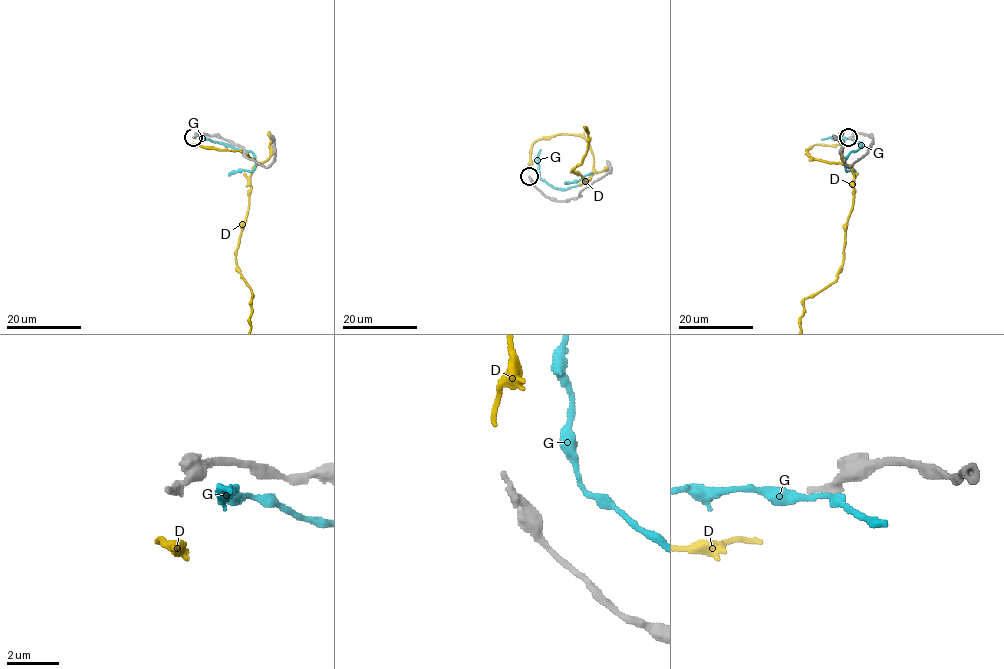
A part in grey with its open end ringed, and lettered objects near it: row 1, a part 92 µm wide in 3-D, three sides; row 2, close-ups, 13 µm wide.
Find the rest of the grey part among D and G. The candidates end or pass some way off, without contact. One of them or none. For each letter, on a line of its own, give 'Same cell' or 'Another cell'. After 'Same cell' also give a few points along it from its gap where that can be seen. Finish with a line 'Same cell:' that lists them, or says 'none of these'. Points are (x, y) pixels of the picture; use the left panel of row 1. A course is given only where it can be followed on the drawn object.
D: Another cell
G: Another cell
Same cell: none of these

